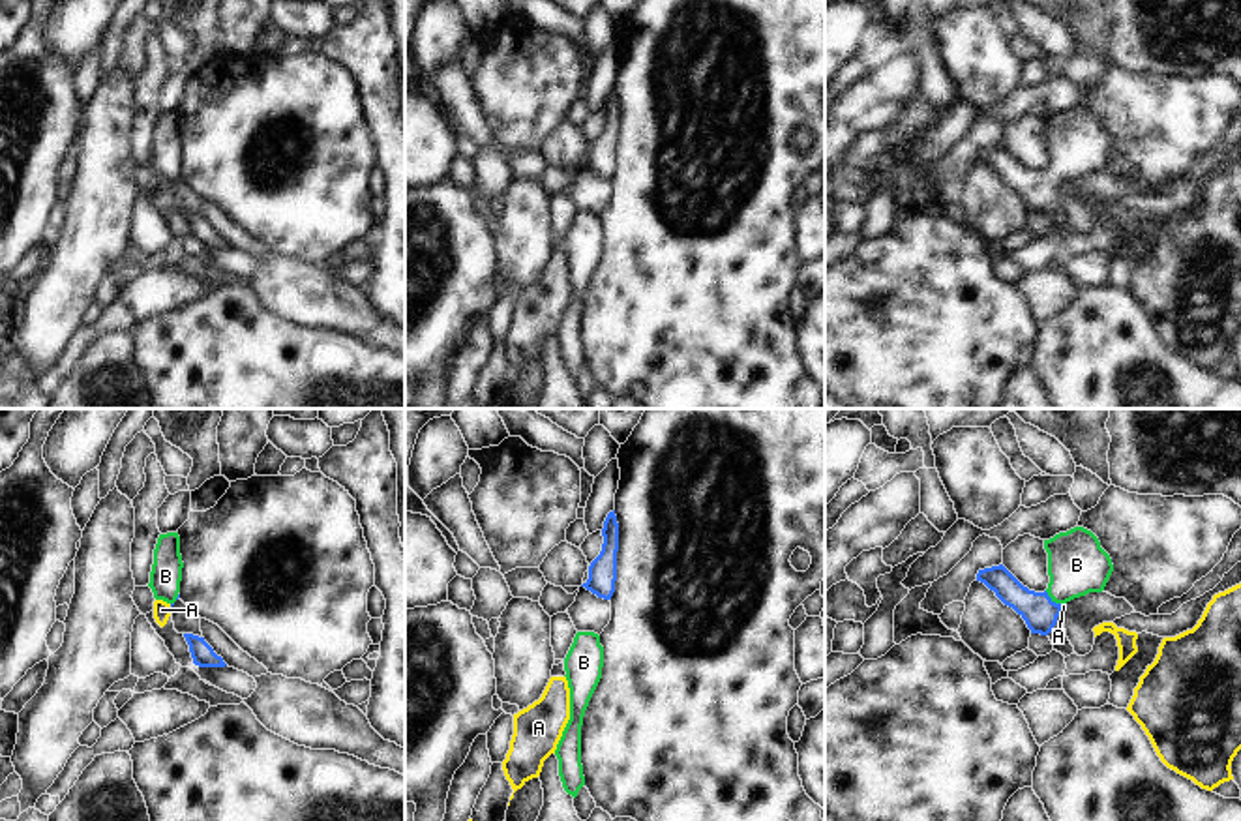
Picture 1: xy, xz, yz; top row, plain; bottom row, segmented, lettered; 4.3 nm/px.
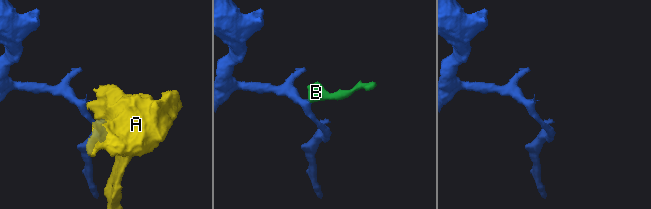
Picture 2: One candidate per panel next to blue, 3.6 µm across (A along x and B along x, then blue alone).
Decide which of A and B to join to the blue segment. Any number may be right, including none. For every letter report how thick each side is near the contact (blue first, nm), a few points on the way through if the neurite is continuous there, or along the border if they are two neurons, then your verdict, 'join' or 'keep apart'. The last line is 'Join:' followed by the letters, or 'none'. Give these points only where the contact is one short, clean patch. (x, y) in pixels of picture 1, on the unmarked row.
A: 150/20 nm | along yz (1063, 186), (1060, 192) | keep apart
B: 150/260 nm | across yz (1037, 190), (1054, 182), (1076, 145) | join
Join: B

